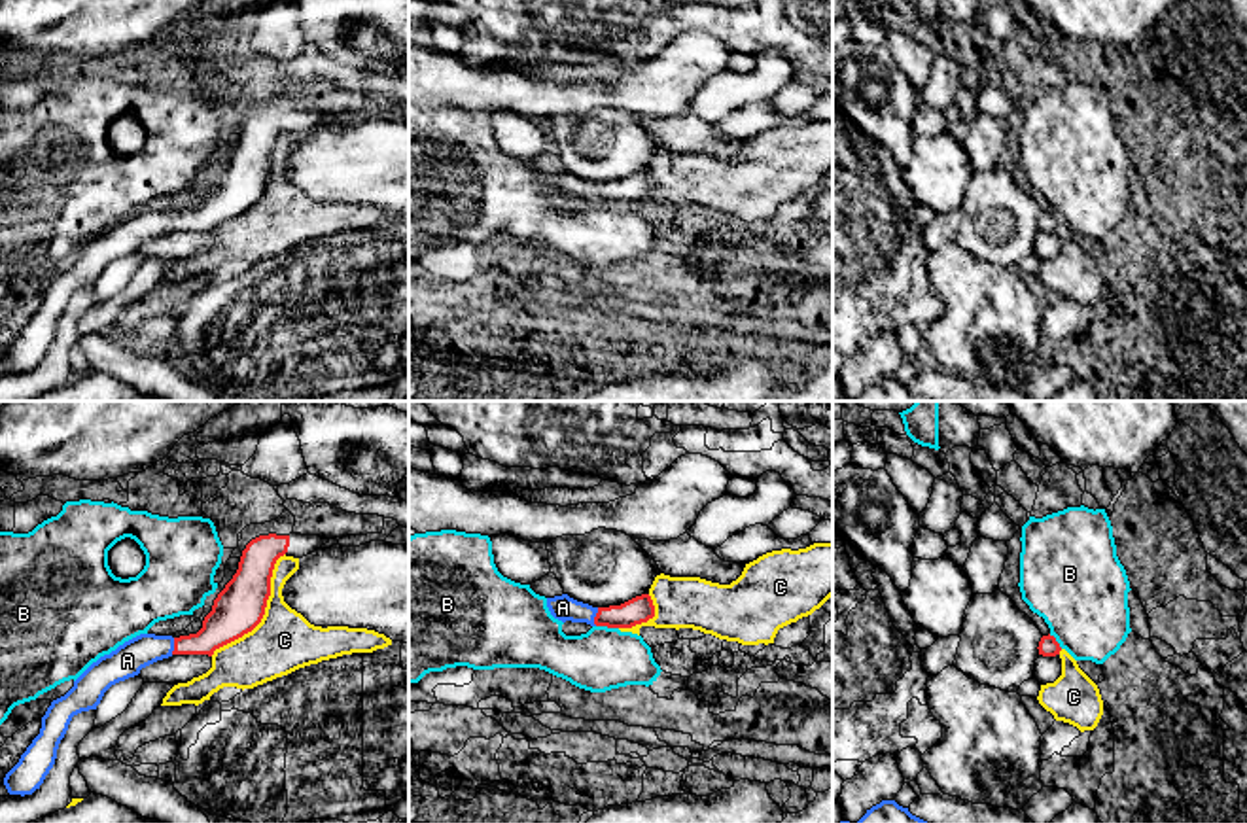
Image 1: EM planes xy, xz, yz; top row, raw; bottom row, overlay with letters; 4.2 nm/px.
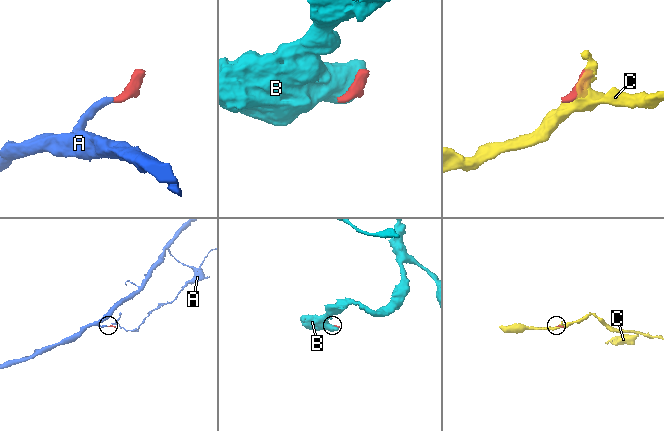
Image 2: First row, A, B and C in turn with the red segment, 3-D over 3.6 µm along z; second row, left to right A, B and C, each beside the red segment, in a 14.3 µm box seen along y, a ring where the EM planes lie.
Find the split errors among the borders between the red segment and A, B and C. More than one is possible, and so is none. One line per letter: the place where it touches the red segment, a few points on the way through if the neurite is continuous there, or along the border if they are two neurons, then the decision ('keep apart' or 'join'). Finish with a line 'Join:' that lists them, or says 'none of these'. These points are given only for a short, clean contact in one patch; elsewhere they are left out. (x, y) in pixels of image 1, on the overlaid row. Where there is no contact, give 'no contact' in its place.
A: xz (595, 617) | across xz (638, 610), (617, 617), (595, 617), (562, 608) | join
B: xz (608, 627) | keep apart
C: xy (263, 612) | keep apart
Join: A

